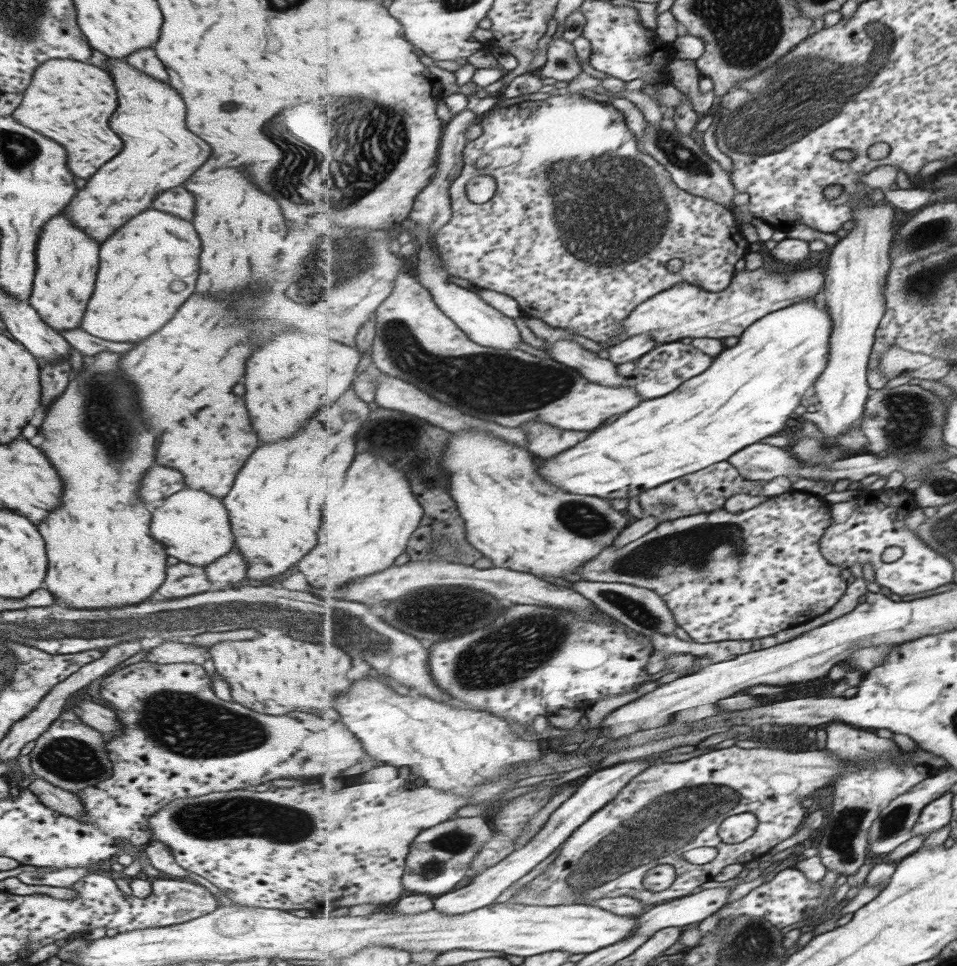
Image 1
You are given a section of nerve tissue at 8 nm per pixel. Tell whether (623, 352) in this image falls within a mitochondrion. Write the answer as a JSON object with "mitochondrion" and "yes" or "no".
{"mitochondrion":"no"}

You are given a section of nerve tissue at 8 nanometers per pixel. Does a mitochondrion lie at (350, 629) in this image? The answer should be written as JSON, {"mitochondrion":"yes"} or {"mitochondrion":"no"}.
{"mitochondrion":"yes"}

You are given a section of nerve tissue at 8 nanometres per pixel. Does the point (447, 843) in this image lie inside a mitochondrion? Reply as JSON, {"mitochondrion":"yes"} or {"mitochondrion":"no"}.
{"mitochondrion":"yes"}

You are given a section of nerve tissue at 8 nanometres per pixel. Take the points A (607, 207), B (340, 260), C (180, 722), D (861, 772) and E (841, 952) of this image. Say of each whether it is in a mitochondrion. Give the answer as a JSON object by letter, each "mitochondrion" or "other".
{"A":"mitochondrion","B":"mitochondrion","C":"mitochondrion","D":"other","E":"other"}

